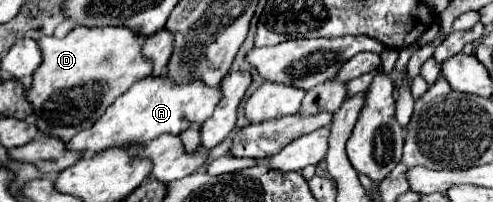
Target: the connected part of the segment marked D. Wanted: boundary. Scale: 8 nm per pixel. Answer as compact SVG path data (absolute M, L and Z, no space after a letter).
M78 26L62 40L54 36L40 38L44 62L34 72L34 80L26 92L32 102L38 128L54 138L68 142L78 130L90 128L114 98L122 96L136 80L150 74L152 66L142 58L142 38L130 28Z

